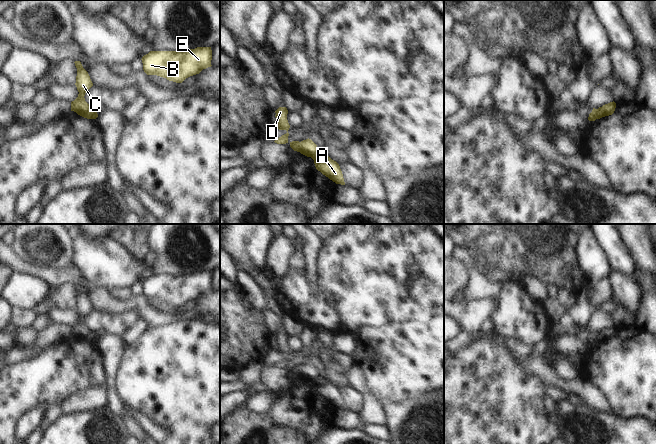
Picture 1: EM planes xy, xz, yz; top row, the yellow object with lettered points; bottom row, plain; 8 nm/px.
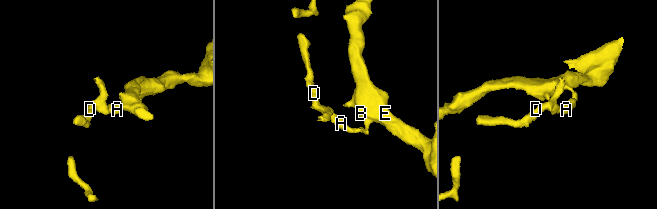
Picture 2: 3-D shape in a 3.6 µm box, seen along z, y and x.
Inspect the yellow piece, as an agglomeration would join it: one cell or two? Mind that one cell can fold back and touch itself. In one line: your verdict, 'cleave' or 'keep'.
cleave

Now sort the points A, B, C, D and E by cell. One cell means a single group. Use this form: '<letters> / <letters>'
A B E / C D

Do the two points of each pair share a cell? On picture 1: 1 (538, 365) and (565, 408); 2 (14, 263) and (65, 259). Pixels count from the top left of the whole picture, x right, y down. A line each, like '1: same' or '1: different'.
1: different
2: different

